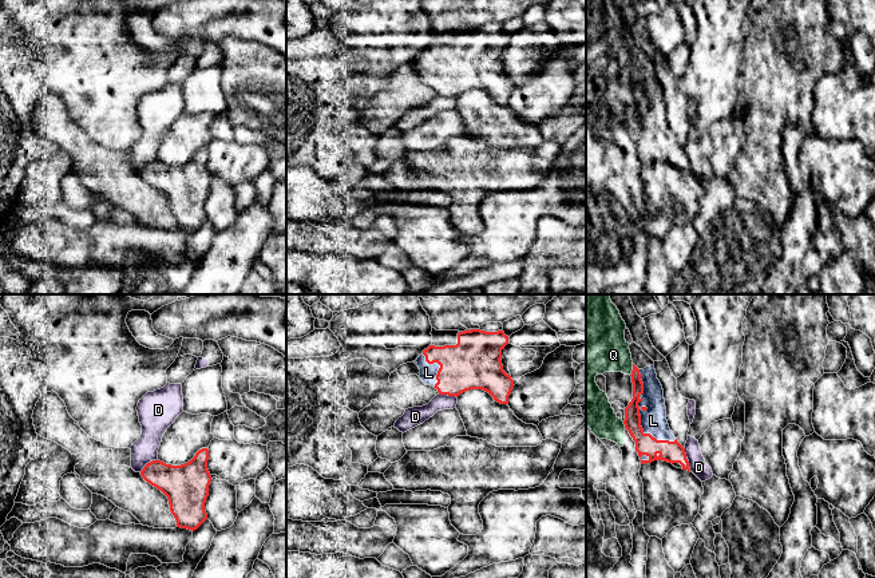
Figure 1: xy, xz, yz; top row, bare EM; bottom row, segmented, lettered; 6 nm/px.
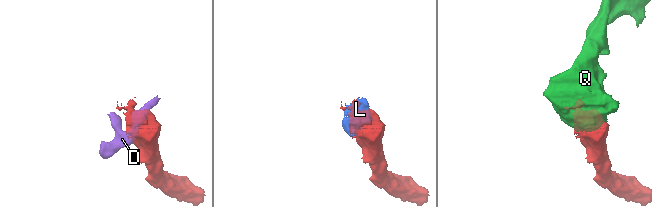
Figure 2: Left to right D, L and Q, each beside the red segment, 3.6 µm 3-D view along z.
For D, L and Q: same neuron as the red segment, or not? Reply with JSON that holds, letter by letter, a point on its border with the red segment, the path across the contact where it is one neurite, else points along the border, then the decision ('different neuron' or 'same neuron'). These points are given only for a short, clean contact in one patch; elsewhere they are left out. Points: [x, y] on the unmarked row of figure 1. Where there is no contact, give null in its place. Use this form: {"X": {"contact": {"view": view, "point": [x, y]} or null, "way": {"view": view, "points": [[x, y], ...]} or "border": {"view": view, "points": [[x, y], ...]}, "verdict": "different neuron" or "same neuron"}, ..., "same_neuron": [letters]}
{"D": {"contact": {"view": "xz", "point": [447, 94]}, "border": {"view": "xz", "points": [[438, 94], [456, 98]]}, "verdict": "different neuron"}, "L": {"contact": {"view": "yz", "point": [642, 131]}, "verdict": "same neuron"}, "Q": {"contact": {"view": "yz", "point": [633, 70]}, "verdict": "same neuron"}, "same_neuron": ["L", "Q"]}

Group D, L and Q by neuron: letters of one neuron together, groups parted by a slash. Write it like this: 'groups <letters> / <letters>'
groups D / L Q

